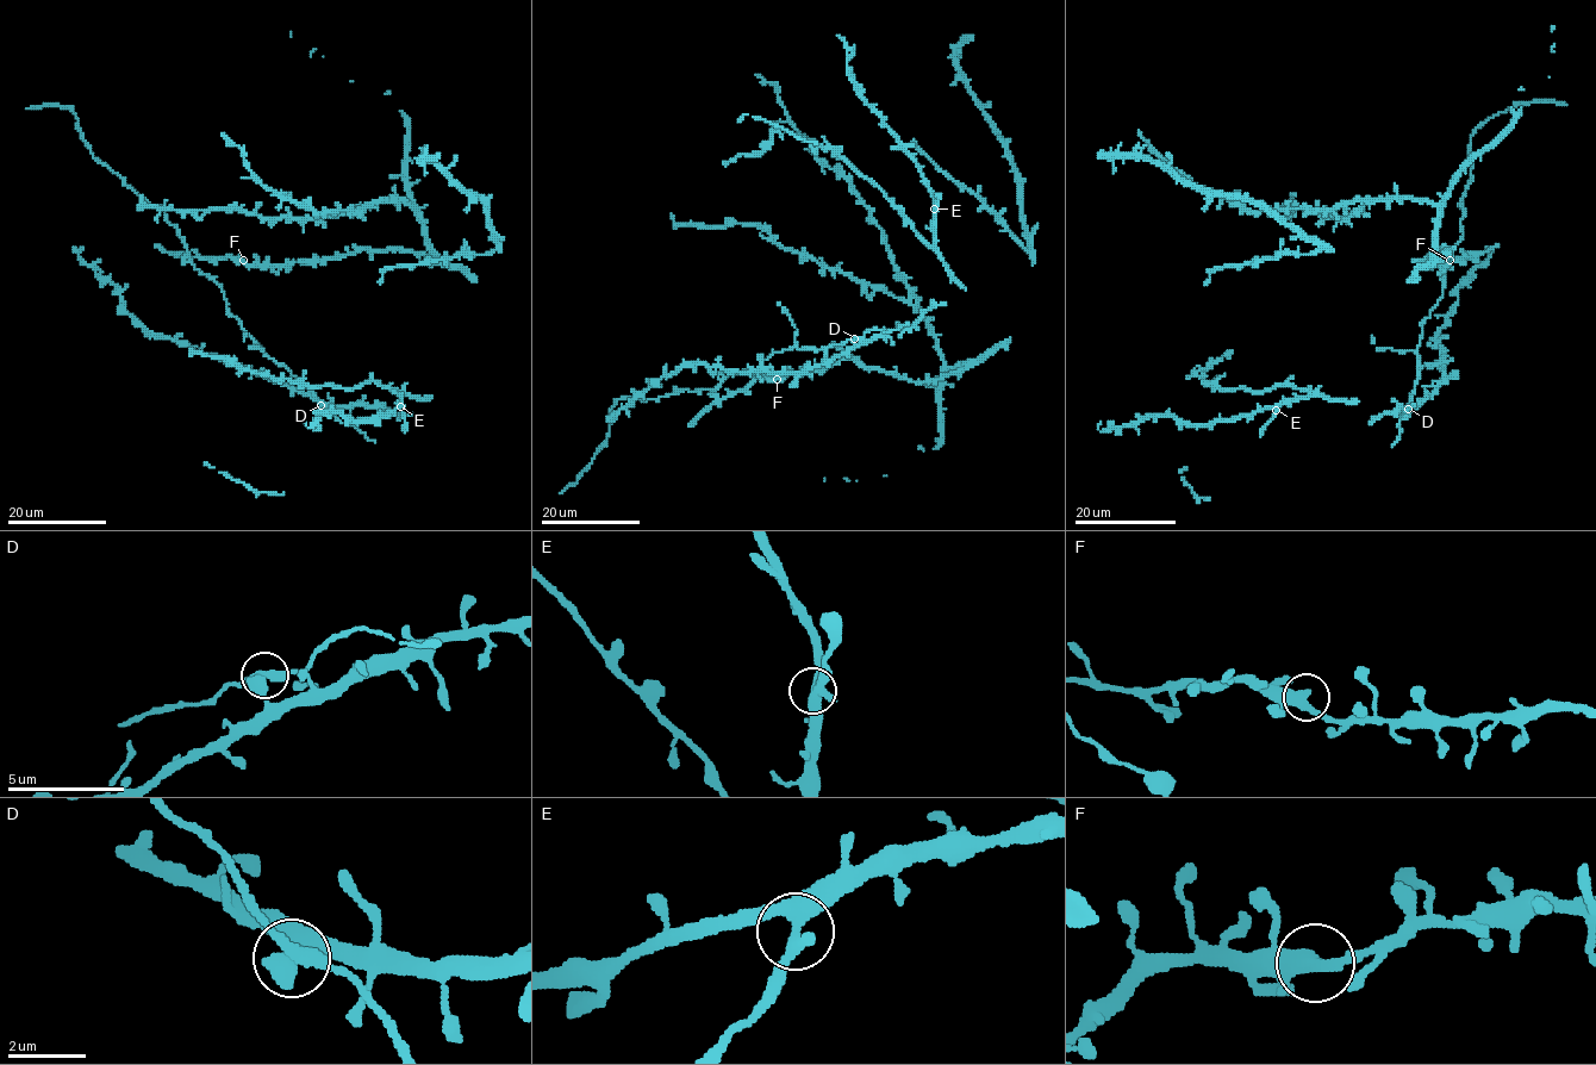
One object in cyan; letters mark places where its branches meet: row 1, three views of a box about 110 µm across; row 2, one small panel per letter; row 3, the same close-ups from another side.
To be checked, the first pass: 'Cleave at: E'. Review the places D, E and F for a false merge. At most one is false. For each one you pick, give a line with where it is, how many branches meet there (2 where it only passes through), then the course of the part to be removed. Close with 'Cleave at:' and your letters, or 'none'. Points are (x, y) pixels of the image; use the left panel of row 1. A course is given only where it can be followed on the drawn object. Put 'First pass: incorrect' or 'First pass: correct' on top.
First pass: incorrect
Cleave at: none

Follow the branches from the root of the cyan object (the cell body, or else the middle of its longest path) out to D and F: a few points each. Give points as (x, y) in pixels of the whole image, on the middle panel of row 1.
D: (722, 381), (734, 373), (755, 372), (761, 361), (774, 352), (795, 347), (820, 350), (855, 337)
F: (722, 381), (725, 390), (734, 393), (743, 391), (755, 380), (777, 379)

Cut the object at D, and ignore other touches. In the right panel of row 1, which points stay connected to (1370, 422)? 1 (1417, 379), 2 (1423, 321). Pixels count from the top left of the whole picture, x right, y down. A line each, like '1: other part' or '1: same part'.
1: other part
2: other part

